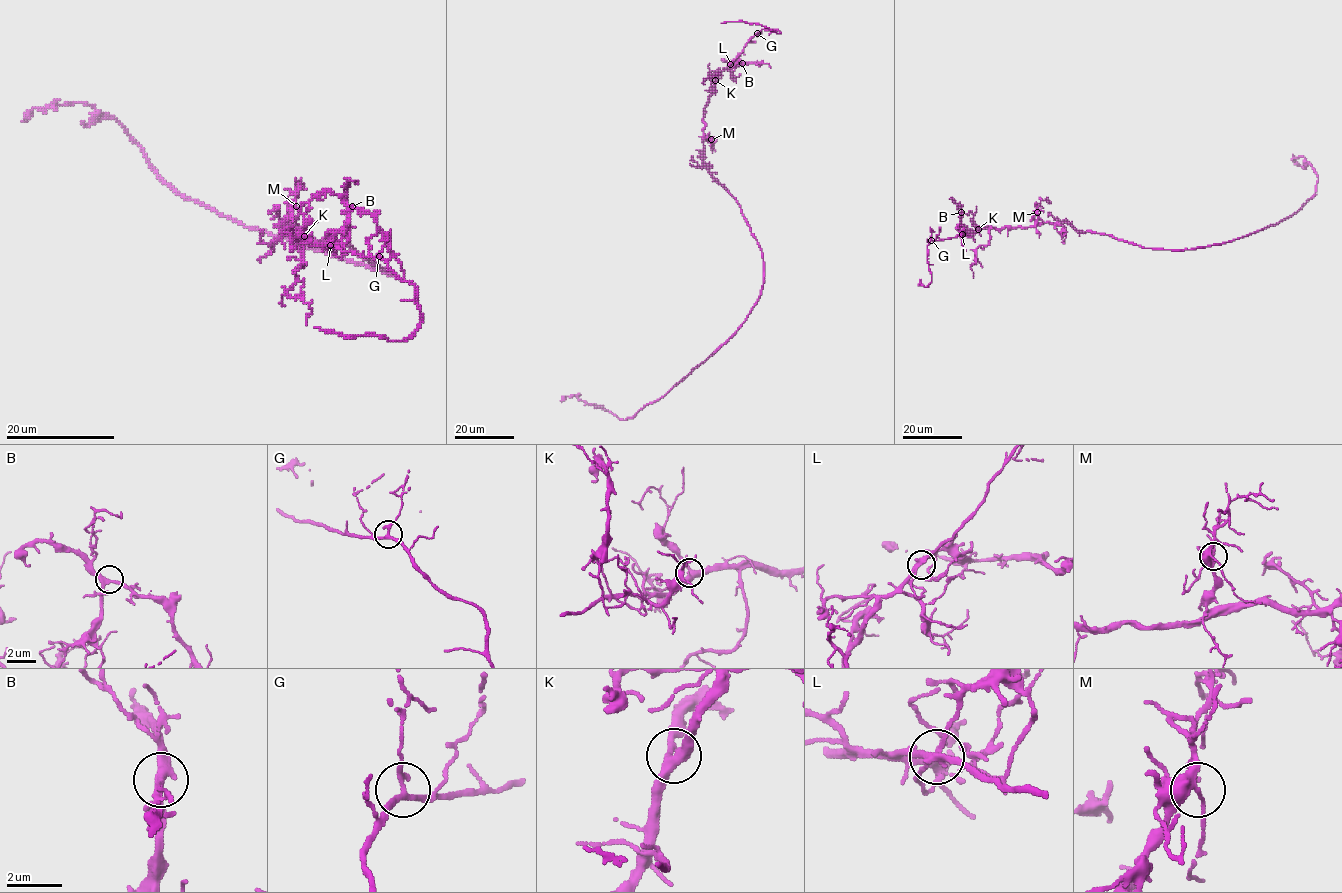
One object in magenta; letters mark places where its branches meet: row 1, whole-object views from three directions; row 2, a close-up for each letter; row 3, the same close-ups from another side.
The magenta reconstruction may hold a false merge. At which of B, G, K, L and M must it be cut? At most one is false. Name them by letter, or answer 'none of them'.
L

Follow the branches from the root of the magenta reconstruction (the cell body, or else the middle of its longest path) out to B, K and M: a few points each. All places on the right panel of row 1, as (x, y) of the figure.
B: (1130, 242), (1110, 235), (1077, 231), (1066, 222), (981, 228), (973, 233), (962, 233), (959, 226), (961, 212)
K: (1130, 242), (1110, 235), (1077, 231), (1066, 222), (978, 229)
M: (1130, 242), (1110, 235), (1077, 231), (1066, 222), (1038, 223), (1037, 212)

